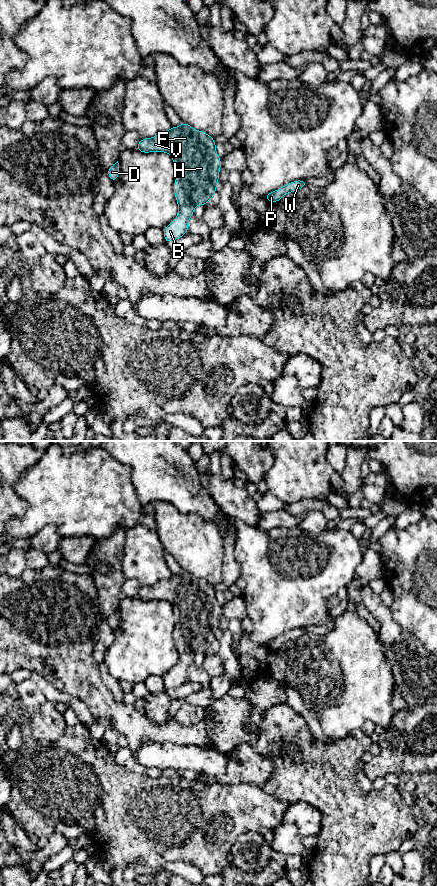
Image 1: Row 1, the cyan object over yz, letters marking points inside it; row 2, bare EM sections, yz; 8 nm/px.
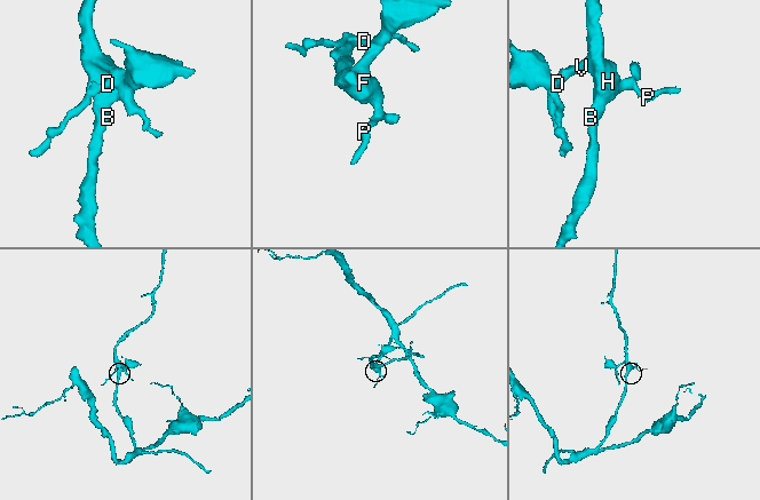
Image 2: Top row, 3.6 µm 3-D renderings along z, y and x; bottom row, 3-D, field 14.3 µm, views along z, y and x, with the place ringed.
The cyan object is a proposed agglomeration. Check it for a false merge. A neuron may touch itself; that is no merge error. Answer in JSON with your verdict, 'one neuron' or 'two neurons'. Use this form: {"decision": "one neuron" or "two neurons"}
{"decision": "one neuron"}

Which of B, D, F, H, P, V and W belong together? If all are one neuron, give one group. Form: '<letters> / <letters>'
B D F H P V W

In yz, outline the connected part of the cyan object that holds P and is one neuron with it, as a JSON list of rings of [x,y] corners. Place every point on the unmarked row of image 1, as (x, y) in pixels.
[[[296,628],[286,632],[276,639],[269,640],[264,645],[269,650],[279,650],[285,642],[296,640],[305,634],[307,634],[307,630],[305,628]]]

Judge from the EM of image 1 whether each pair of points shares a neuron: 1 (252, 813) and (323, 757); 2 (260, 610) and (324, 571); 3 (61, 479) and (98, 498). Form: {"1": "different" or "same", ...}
{"1": "different", "2": "same", "3": "same"}

